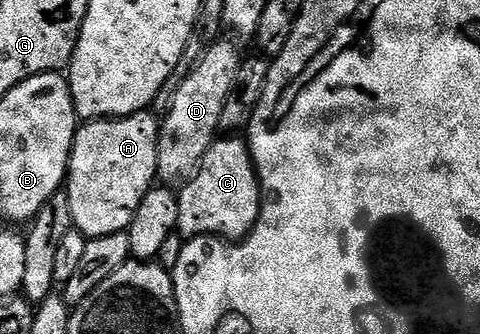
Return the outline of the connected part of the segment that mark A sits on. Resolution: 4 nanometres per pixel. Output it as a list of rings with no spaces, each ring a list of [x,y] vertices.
[[[147,110],[131,116],[120,116],[116,120],[92,120],[83,123],[75,132],[64,191],[70,203],[73,227],[83,236],[95,240],[129,229],[134,211],[140,206],[144,194],[150,191],[158,175],[159,127],[159,117],[153,111]]]

